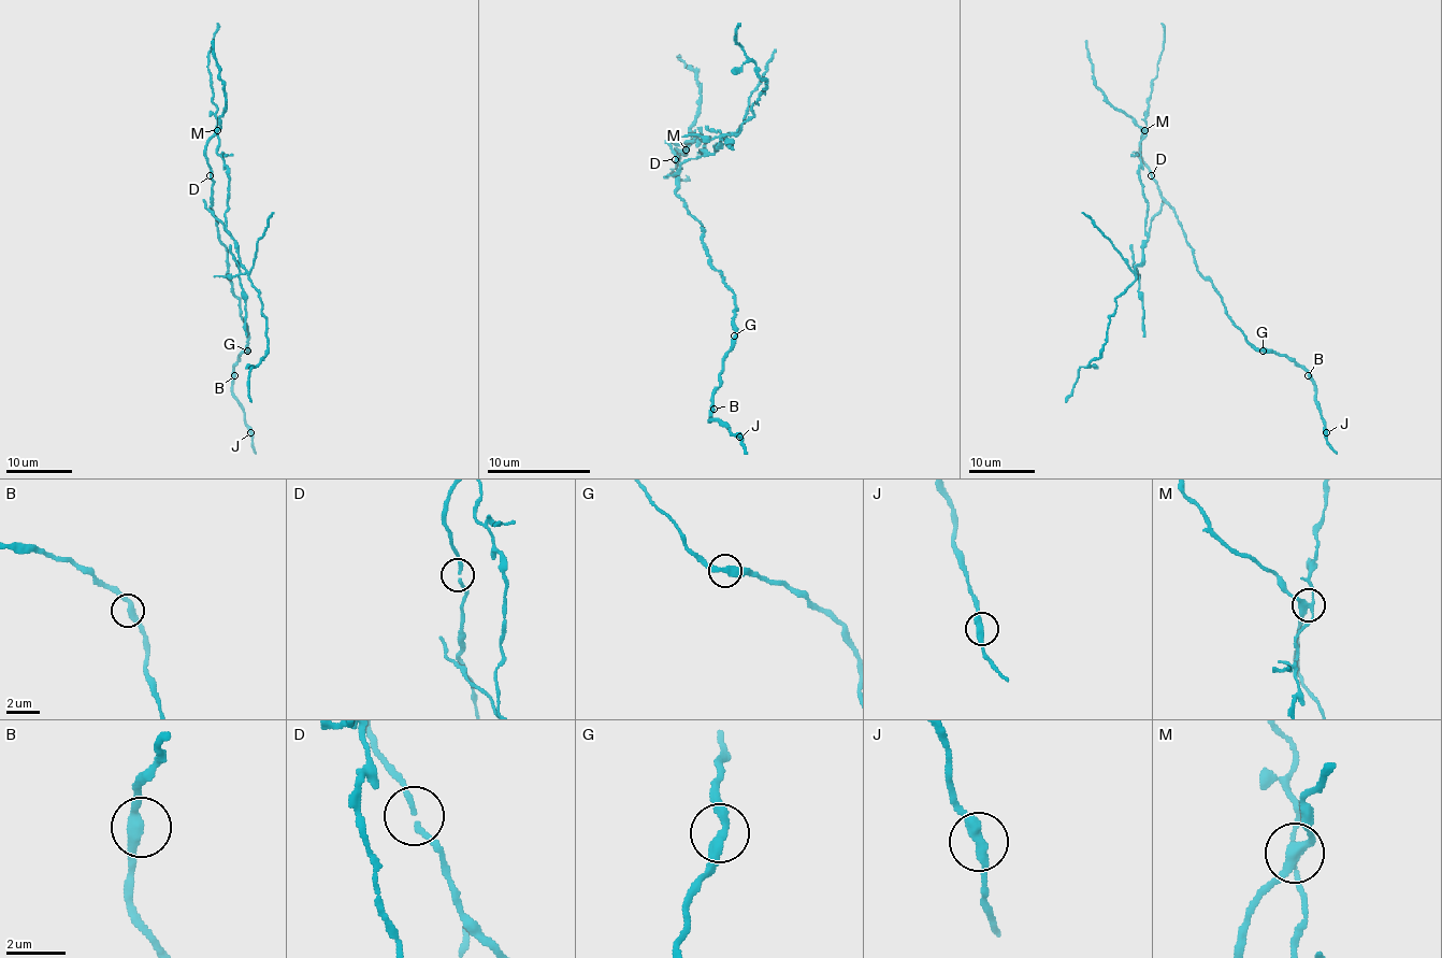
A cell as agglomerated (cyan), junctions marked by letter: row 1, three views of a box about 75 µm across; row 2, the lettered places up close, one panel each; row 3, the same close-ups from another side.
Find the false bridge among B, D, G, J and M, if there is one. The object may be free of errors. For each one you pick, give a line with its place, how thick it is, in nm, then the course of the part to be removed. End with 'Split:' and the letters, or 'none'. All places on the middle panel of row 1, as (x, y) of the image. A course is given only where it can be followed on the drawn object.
M: (686, 149) | 280 nm | (685, 148), (688, 141), (703, 141), (703, 154), (716, 148), (763, 94), (765, 81), (739, 44), (739, 24)
Split: M

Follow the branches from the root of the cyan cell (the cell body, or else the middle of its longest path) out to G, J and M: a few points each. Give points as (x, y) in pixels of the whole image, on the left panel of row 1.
G: (212, 175), (210, 210), (226, 248), (228, 280), (247, 326), (247, 351)
J: (212, 175), (210, 210), (226, 248), (228, 280), (247, 326), (247, 348), (233, 372), (233, 397), (250, 432)
M: (212, 175), (205, 145), (216, 129)

